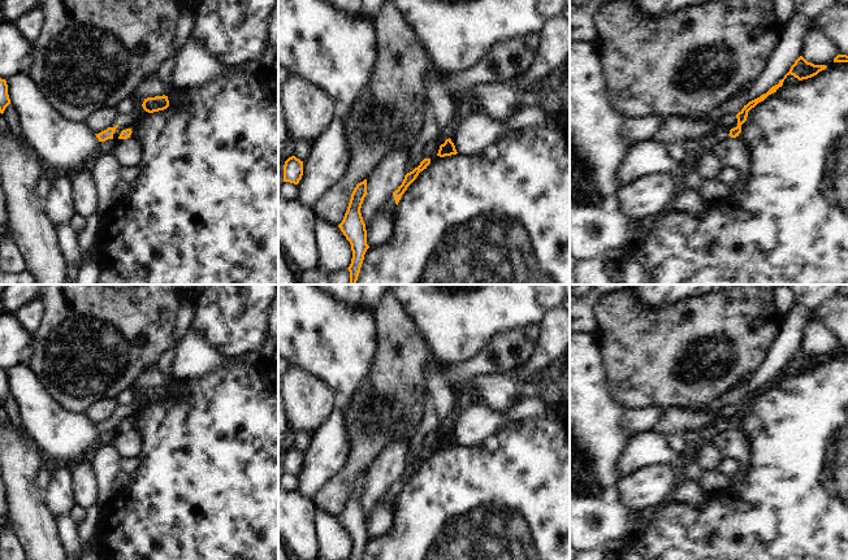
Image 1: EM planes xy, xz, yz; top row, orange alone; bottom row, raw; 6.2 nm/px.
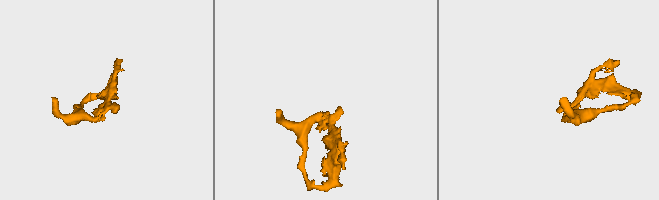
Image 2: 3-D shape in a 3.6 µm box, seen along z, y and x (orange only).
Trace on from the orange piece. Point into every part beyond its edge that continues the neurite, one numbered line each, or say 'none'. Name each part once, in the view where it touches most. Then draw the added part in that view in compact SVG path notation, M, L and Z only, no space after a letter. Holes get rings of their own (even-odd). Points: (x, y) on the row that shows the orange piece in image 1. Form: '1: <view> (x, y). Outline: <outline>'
1: xy (124, 122). Outline: M143 99L135 100L134 109L130 116L117 116L109 127L114 127L116 131L113 134L113 139L118 139L122 130L131 129L135 120L144 112L142 104Z

